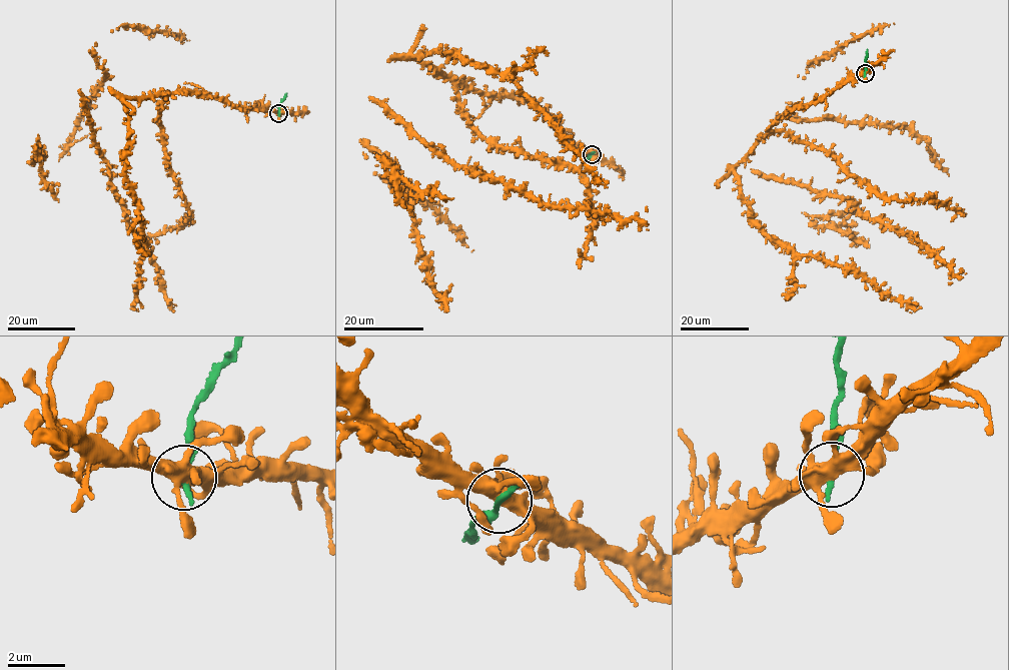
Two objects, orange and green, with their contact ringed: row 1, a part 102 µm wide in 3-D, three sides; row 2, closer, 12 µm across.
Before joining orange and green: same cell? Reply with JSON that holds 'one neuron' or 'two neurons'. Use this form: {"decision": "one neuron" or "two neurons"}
{"decision": "two neurons"}

